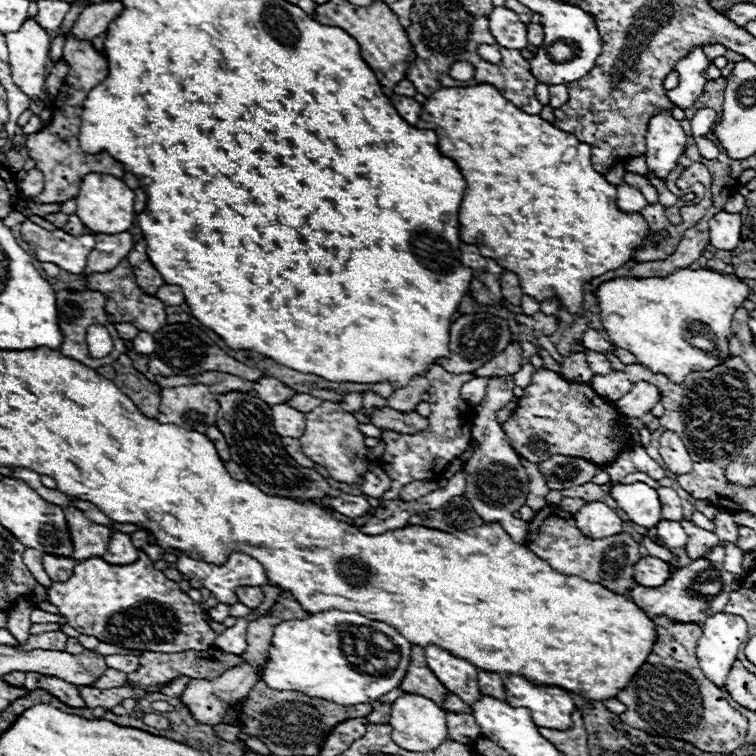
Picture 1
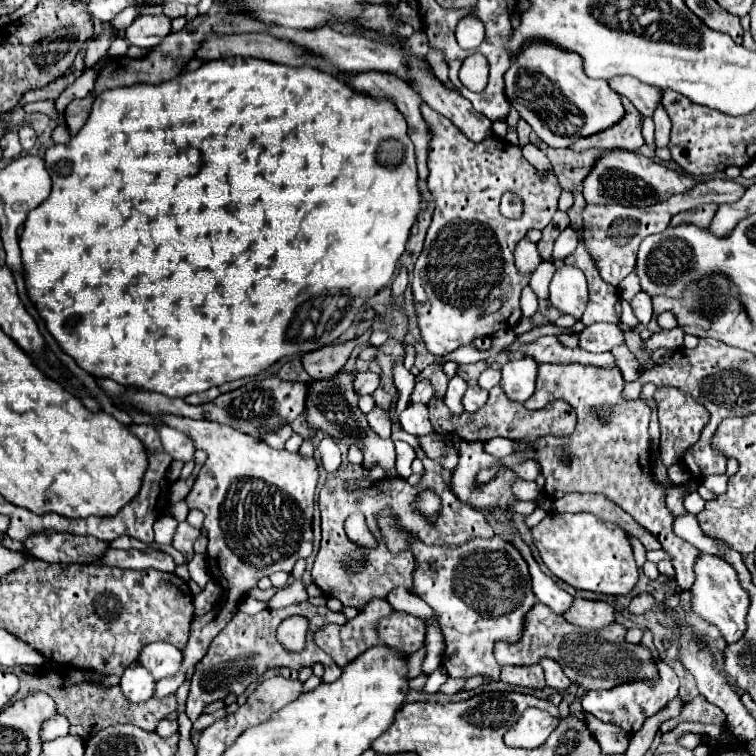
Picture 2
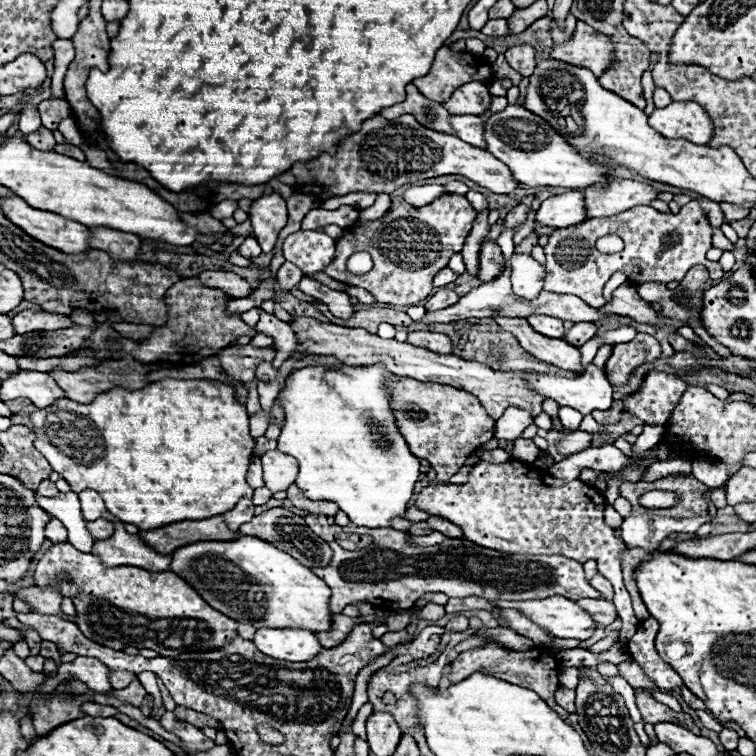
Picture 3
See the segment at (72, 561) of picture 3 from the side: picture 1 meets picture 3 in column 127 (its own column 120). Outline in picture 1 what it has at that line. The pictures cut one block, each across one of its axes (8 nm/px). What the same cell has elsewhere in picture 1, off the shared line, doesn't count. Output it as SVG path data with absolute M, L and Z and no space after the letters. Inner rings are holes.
M140 552L136 562L126 566L112 566L102 558L80 560L66 582L52 582L46 600L58 608L58 614L76 632L96 636L100 642L126 650L164 654L208 650L216 638L202 616L200 604L192 602L162 570L156 570L144 552Z

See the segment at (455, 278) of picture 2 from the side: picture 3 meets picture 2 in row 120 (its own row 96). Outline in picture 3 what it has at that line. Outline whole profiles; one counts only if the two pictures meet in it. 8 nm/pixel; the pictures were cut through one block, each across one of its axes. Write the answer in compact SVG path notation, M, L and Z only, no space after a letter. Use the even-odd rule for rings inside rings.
M442 46L436 54L432 70L412 80L416 88L430 100L446 102L452 92L468 82L482 82L490 84L494 72L492 64L486 62L482 56L468 54L468 52L452 52L448 46Z

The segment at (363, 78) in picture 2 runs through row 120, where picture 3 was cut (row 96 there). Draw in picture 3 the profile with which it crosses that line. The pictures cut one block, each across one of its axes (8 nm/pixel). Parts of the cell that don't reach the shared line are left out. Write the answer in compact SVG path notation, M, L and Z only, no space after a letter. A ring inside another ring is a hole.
M408 84L406 86L406 100L396 104L396 106L390 106L390 108L384 108L380 110L380 116L384 118L398 118L402 114L412 114L422 126L430 128L430 130L436 130L436 132L442 132L442 134L452 134L456 136L456 130L452 128L450 124L450 112L440 104L440 102L432 102L428 98L424 98L414 84Z

